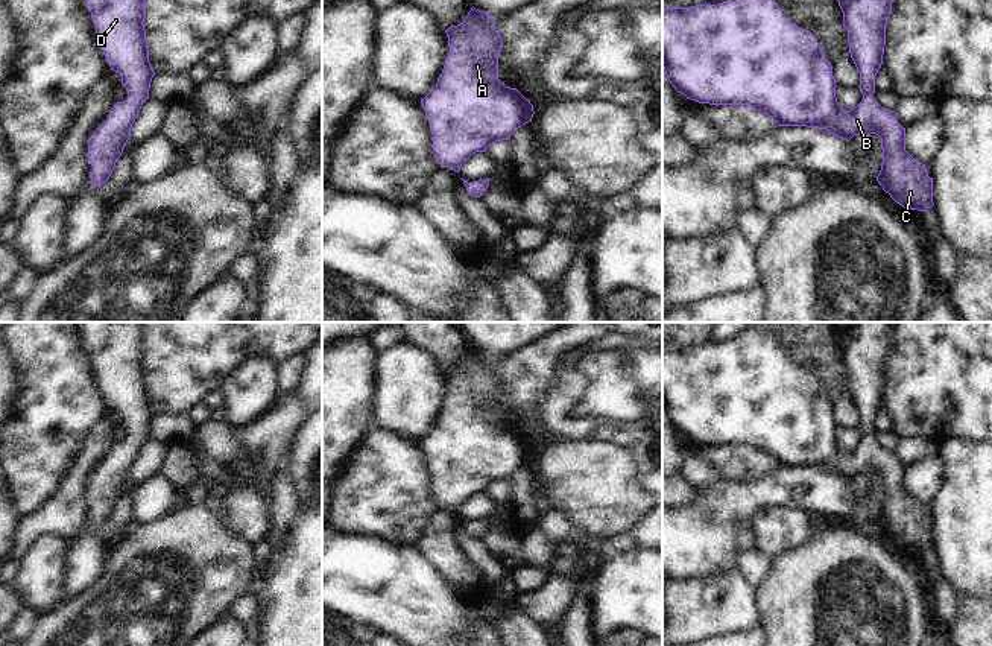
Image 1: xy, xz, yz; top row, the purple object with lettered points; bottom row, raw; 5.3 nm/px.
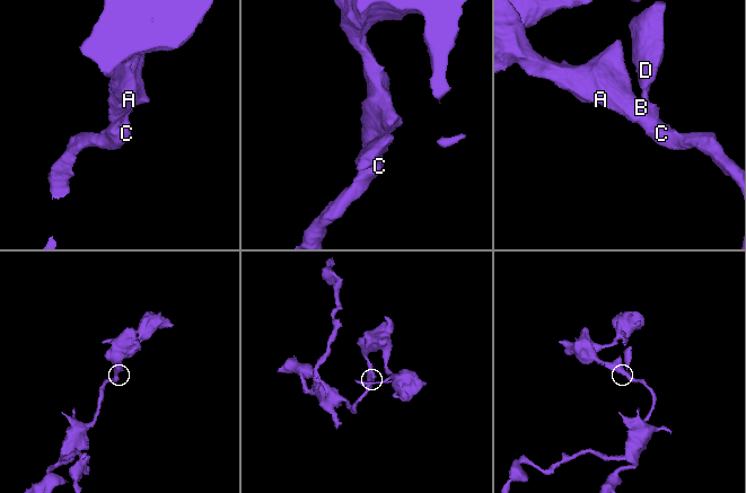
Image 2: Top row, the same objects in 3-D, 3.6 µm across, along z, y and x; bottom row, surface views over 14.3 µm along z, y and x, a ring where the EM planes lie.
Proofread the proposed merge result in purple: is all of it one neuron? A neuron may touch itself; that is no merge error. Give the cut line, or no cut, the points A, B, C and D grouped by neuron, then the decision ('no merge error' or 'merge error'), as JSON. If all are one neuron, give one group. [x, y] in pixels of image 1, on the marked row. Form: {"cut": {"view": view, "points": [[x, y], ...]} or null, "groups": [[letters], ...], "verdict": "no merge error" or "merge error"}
{"cut": null, "groups": [["A", "B", "C", "D"]], "verdict": "no merge error"}

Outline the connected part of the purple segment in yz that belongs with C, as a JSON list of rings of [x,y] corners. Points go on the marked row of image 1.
[[[728,0],[717,5],[696,5],[691,8],[670,8],[668,5],[662,3],[662,68],[674,87],[674,90],[684,94],[687,99],[691,99],[699,103],[709,103],[709,105],[749,105],[755,111],[761,114],[767,114],[772,117],[778,126],[807,126],[807,128],[817,128],[825,129],[828,134],[837,135],[846,141],[849,141],[854,135],[866,135],[869,138],[870,134],[877,134],[881,138],[881,149],[883,149],[883,163],[881,170],[877,176],[877,181],[883,187],[890,198],[902,205],[907,210],[919,210],[927,211],[934,205],[933,202],[933,178],[928,176],[925,164],[915,160],[905,150],[905,128],[902,128],[896,117],[898,112],[889,111],[883,108],[875,99],[870,96],[875,93],[875,76],[883,64],[884,46],[886,46],[886,24],[887,18],[892,12],[893,0],[837,0],[839,6],[843,12],[843,26],[848,29],[848,43],[849,43],[849,53],[851,58],[860,73],[860,91],[863,94],[863,100],[854,106],[851,111],[845,111],[836,97],[836,79],[832,76],[832,65],[825,58],[823,47],[817,43],[813,33],[807,32],[802,27],[795,26],[781,11],[781,8],[773,0]]]

